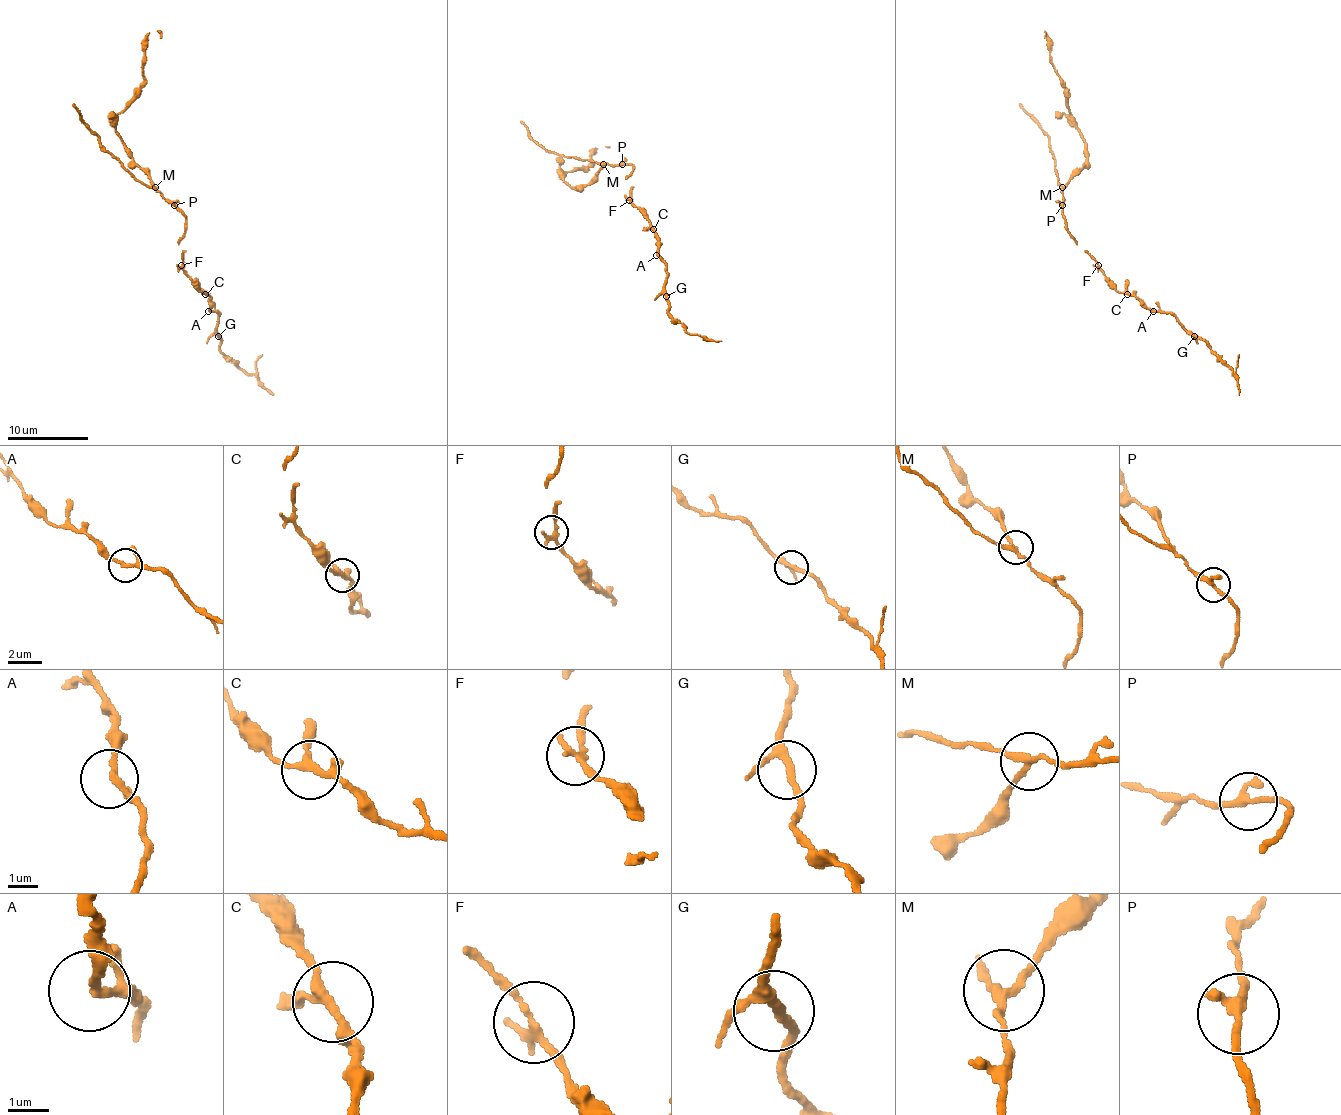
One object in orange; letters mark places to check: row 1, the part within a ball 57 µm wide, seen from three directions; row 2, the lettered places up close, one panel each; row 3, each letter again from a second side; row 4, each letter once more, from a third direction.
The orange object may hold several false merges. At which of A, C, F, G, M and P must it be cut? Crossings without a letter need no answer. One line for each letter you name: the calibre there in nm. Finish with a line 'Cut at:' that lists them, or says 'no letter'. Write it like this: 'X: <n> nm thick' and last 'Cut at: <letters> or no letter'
M: 200 nm thick
Cut at: M

